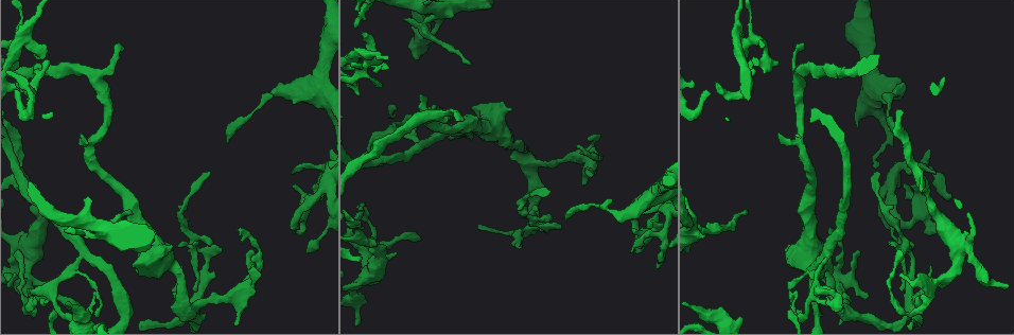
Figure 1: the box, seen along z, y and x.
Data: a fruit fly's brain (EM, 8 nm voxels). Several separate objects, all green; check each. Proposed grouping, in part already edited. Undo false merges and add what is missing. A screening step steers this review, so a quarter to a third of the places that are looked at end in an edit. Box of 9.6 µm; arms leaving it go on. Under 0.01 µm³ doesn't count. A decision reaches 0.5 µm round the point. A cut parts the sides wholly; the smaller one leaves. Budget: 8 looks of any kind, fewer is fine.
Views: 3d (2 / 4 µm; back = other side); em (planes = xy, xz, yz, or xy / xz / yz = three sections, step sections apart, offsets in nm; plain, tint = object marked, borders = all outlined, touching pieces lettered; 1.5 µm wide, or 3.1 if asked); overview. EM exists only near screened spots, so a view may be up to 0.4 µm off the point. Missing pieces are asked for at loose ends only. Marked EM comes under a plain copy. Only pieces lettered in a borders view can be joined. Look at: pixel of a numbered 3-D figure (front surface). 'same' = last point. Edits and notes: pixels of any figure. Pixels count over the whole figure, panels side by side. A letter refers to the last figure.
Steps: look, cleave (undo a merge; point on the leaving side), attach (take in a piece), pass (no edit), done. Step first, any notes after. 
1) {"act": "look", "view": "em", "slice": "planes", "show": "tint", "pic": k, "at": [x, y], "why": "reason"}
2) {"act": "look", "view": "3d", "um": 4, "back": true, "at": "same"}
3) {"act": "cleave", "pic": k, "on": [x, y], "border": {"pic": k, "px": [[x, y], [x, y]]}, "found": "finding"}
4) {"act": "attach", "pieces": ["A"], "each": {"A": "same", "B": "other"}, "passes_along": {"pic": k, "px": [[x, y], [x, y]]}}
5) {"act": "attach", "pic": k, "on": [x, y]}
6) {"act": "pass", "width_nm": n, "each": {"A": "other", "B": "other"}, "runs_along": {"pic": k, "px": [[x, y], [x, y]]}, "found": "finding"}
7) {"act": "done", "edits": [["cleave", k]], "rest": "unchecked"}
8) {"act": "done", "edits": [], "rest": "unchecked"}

{"act": "look", "view": "3d", "um": 4, "pic": 1, "at": [50, 61], "why": "free end"}

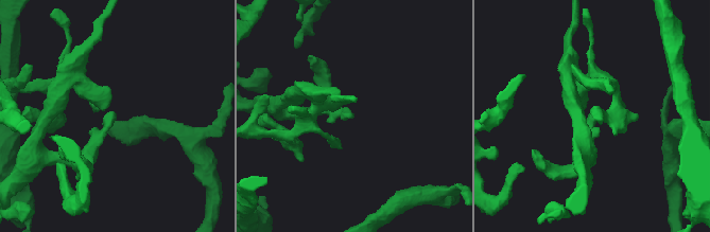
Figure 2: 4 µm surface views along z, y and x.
{"act": "look", "view": "em", "slice": "xz", "step": 4, "show": "tint", "pic": 2, "at": [352, 116], "why": "shape alone is not enough"}

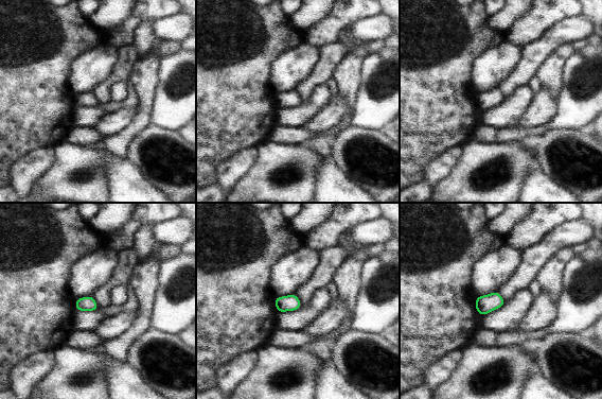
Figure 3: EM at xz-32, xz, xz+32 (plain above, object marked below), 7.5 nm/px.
{"act": "look", "view": "em", "slice": "xy", "step": 8, "show": "borders", "at": "same"}

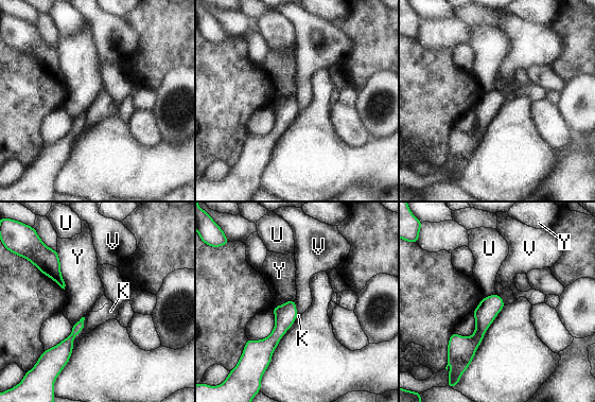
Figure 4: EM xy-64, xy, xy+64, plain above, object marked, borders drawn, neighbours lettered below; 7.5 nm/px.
{"act": "pass", "longest_contact_nm": ["Y", 300], "each": {"K": "other", "U": "other", "V": "other", "Y": "other"}, "runs_along": {"pic": 4, "px": [[496, 297], [468, 357]]}, "found": "no lettered piece goes on from it"}

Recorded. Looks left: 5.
{"act": "look", "view": "em", "slice": "yz", "step": 8, "show": "tint", "pic": 1, "at": [239, 230]}

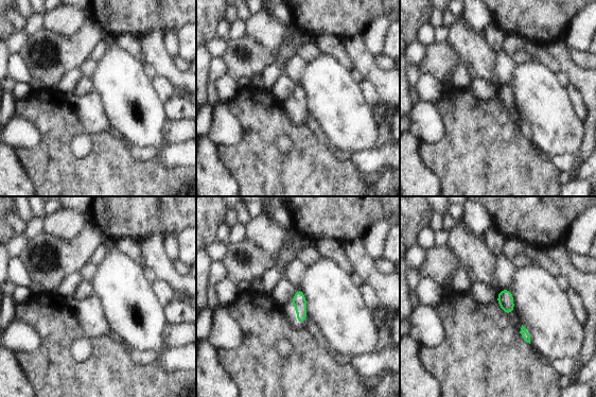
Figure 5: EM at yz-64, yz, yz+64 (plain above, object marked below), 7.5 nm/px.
{"act": "look", "view": "em", "slice": "planes", "show": "borders", "at": "same"}

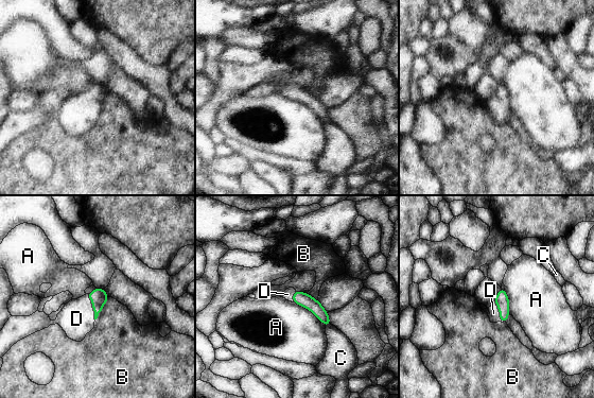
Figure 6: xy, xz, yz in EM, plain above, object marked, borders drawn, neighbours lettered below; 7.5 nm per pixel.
{"act": "attach", "pic": 6, "on": [76, 318], "each": {"A": "other", "B": "other", "C": "other", "D": "same"}, "passes_along": {"pic": 6, "px": [[99, 297], [92, 307], [76, 318]]}, "found": "the neuron continues"}

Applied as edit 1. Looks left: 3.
{"act": "look", "view": "overview", "why": "see it whole again"}

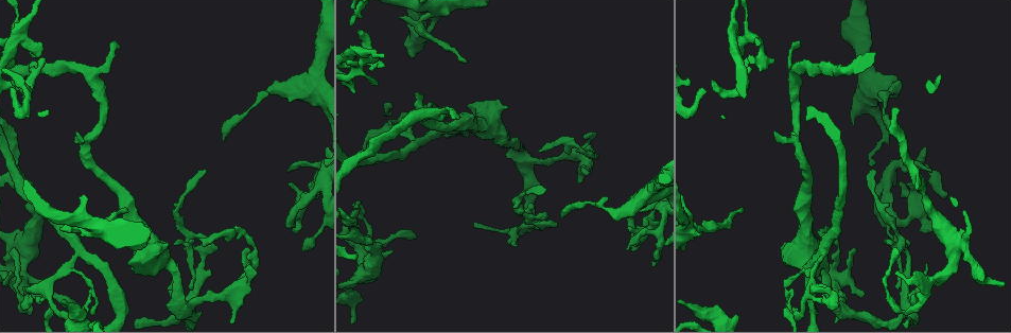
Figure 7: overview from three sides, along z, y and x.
{"act": "look", "view": "em", "slice": "planes", "show": "borders", "pic": 7, "at": [401, 18], "why": "an open end"}

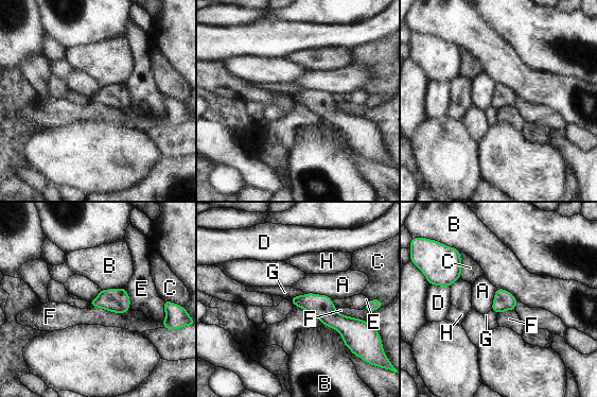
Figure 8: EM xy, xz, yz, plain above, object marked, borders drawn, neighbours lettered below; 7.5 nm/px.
{"act": "pass", "each": {"A": "other", "B": "other", "C": "other", "D": "other", "E": "other", "F": "other", "G": "other", "H": "other"}, "border": {"pic": 8, "px": [[89, 305], [119, 313], [128, 310]]}, "found": "no lettered piece goes on from it"}

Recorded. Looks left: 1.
{"act": "done", "edits": [["attach", 6]], "rest": "unchecked"}

